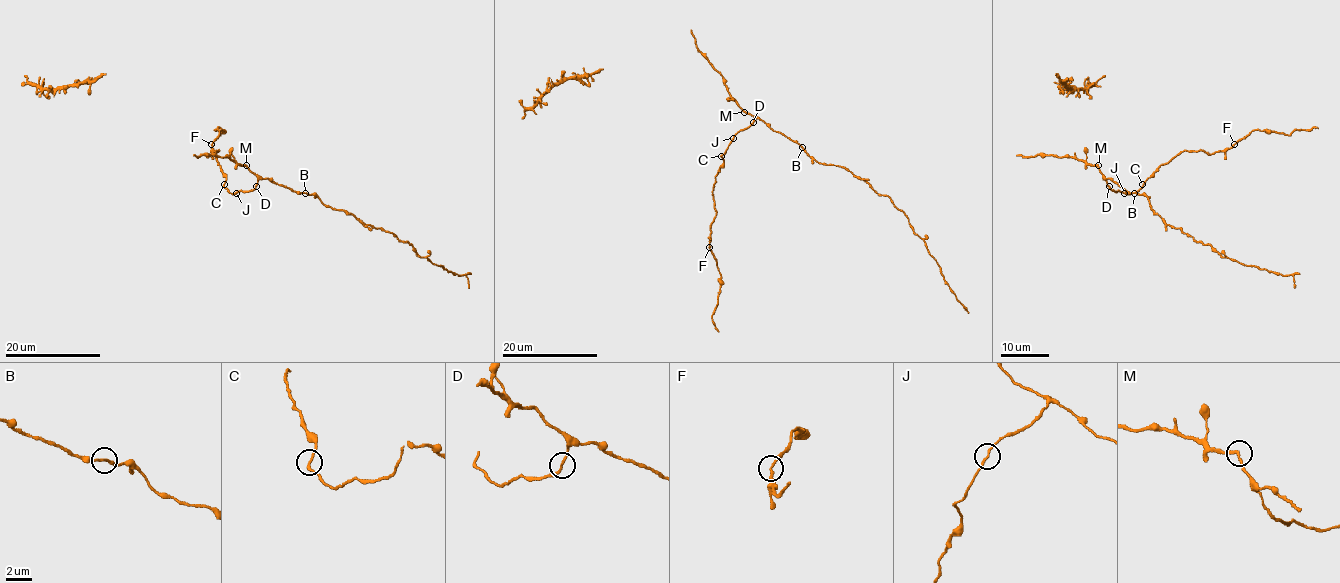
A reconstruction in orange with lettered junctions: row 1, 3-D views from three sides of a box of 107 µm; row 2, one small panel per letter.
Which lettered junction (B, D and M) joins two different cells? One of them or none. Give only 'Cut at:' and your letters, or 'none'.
Cut at: none

